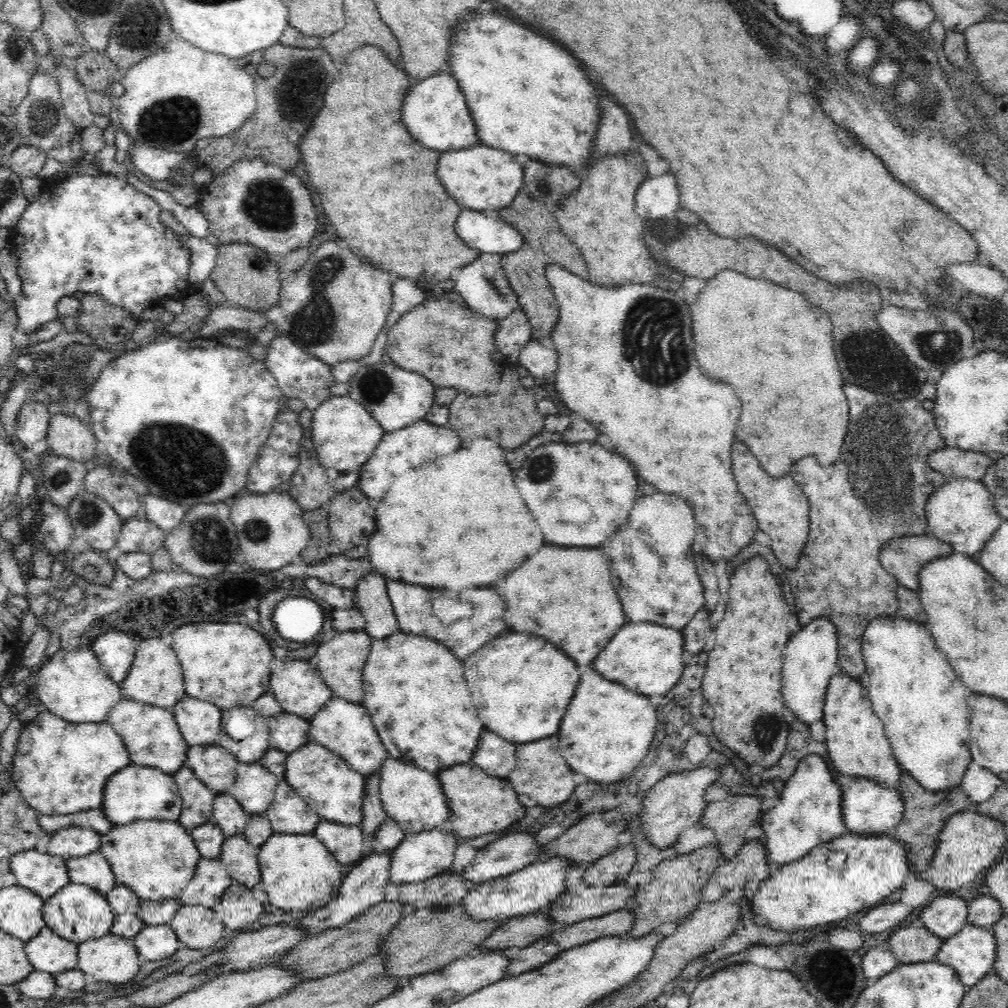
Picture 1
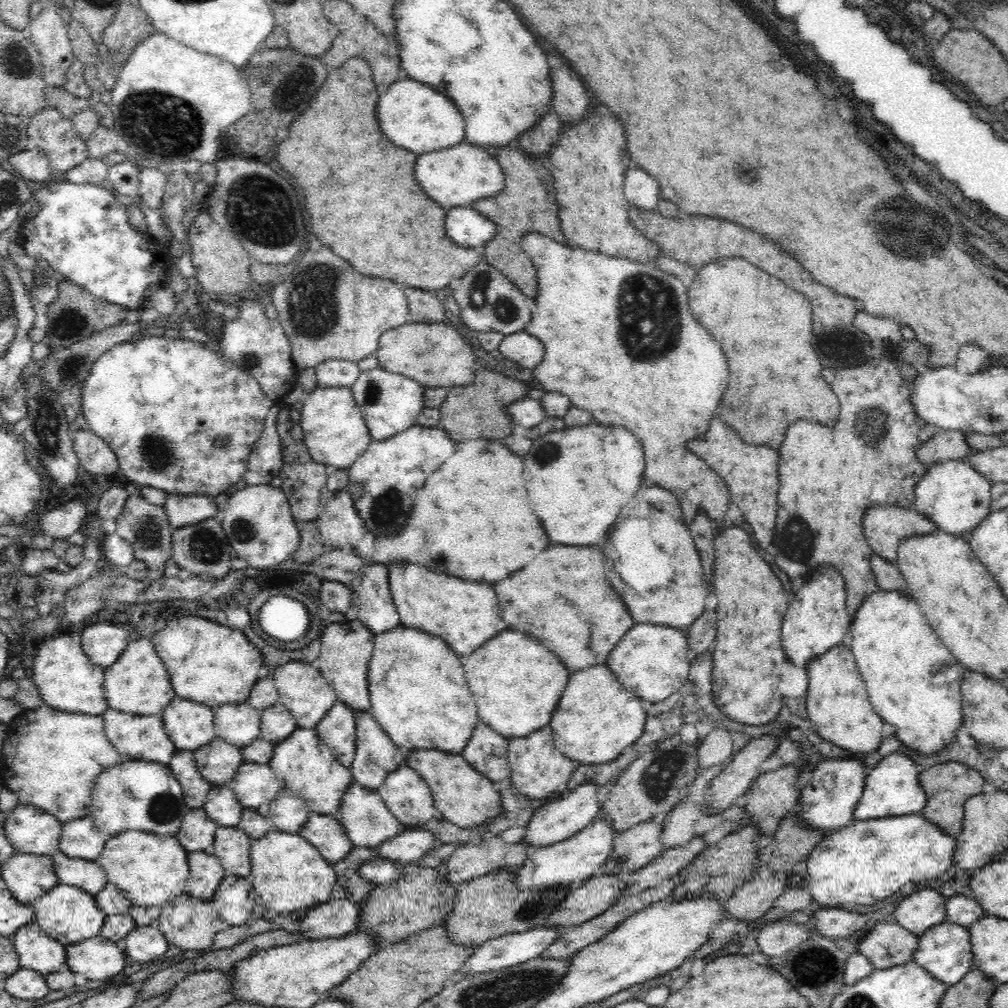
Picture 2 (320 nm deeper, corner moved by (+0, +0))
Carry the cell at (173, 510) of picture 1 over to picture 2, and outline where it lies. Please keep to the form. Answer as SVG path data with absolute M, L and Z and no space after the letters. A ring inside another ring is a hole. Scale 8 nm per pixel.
M204 494L169 495L163 505L173 529L220 516L215 498Z

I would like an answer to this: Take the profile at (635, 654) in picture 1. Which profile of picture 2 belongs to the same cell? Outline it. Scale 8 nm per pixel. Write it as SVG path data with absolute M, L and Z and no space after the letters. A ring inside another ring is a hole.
M638 624L612 650L608 658L610 670L620 684L630 688L638 698L656 703L678 692L689 679L692 655L684 630L664 624Z

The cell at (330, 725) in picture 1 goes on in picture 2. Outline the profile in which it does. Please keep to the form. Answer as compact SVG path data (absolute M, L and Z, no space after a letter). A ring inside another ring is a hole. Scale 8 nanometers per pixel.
M338 700L316 728L319 739L331 749L339 765L351 770L356 754L355 711Z

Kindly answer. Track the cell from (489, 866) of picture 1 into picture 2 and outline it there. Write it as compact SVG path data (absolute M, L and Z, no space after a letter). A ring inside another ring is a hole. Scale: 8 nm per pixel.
M586 781L577 786L572 792L564 791L564 795L558 800L548 802L545 806L536 809L527 827L524 841L532 850L559 843L561 840L576 835L583 828L586 828L594 819L598 817L598 812L602 807L598 806L598 791L600 786L596 783Z

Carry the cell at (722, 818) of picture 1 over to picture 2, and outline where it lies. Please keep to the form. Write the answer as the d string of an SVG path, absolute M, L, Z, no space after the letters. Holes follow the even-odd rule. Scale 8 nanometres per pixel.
M788 764L788 766L782 765L776 771L762 773L752 782L752 786L748 790L748 794L751 796L744 807L754 821L751 824L760 831L760 834L774 835L784 817L796 809L802 790L796 785L798 777L798 768L794 764Z

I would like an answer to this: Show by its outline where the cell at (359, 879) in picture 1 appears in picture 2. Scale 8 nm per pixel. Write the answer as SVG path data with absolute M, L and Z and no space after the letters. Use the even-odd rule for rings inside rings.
M407 827L394 838L384 841L377 848L377 856L411 867L432 850L434 840L434 833L424 828Z

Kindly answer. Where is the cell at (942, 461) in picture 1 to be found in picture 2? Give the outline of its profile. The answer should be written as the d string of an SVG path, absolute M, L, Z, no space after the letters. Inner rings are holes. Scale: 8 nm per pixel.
M936 428L930 440L922 443L916 450L916 458L925 464L945 460L967 460L968 450L965 433L962 431Z

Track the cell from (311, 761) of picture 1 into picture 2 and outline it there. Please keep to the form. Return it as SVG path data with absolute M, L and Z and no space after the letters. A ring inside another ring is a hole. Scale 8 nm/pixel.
M298 727L286 740L276 743L269 766L283 789L302 798L311 812L321 815L337 816L344 800L344 792L353 779L351 770L339 765L331 754L331 749L319 739L316 728Z

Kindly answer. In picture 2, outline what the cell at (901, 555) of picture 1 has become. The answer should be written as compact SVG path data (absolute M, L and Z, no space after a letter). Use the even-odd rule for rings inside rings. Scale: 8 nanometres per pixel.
M876 505L866 510L862 519L866 540L877 555L895 564L900 541L910 536L932 534L936 524L915 508Z

